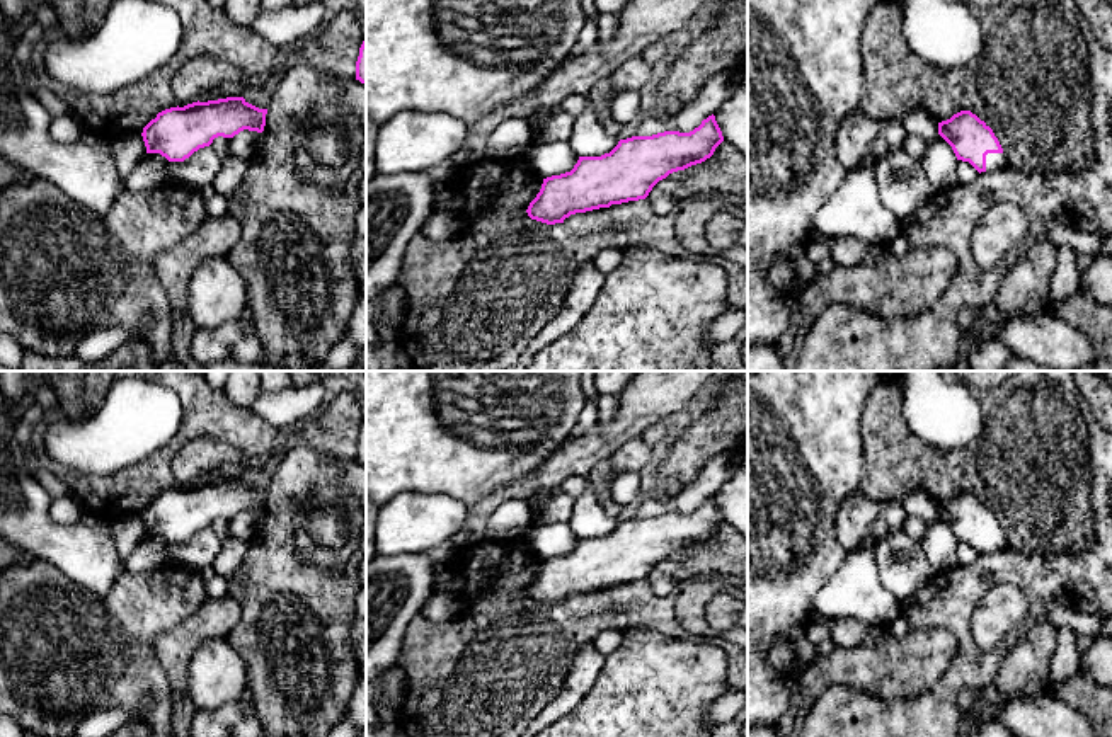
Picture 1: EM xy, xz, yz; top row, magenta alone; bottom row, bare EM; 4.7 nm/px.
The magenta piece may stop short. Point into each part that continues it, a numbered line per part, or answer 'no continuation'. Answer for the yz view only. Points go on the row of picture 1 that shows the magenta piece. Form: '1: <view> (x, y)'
1: yz (993, 160)

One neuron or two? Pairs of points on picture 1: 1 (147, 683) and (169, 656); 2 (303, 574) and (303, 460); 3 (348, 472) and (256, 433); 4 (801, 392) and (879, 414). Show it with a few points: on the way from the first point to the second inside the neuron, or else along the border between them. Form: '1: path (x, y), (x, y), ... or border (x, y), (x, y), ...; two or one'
1: border (176, 628), (154, 640), (171, 705); two
2: path (283, 545), (283, 506), (292, 489); one
3: border (283, 453), (276, 474), (266, 489); two
4: border (874, 388), (862, 416), (860, 436), (864, 450); two

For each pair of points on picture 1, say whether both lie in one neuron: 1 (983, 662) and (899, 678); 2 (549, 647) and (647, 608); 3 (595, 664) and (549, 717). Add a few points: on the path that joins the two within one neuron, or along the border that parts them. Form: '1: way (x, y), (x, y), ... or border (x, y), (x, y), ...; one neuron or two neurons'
1: border (945, 628), (954, 635), (956, 659), (917, 697); two neurons
2: way (573, 623), (598, 610), (624, 608); one neuron
3: way (581, 678), (576, 690), (562, 703); one neuron

